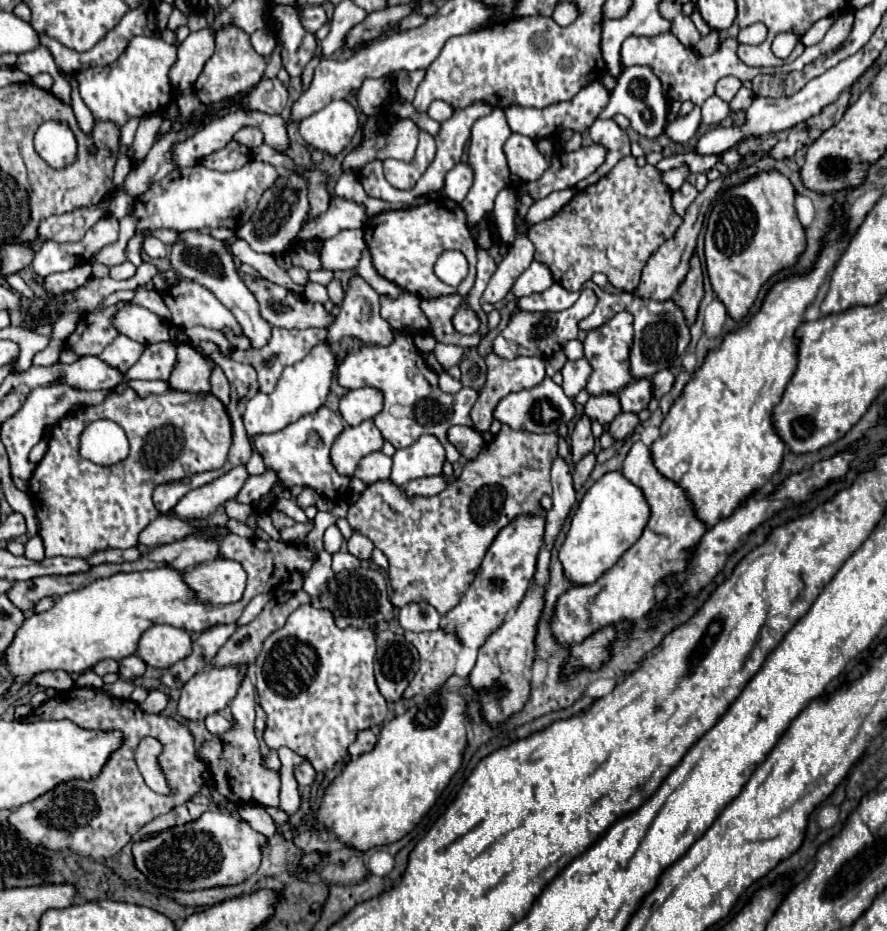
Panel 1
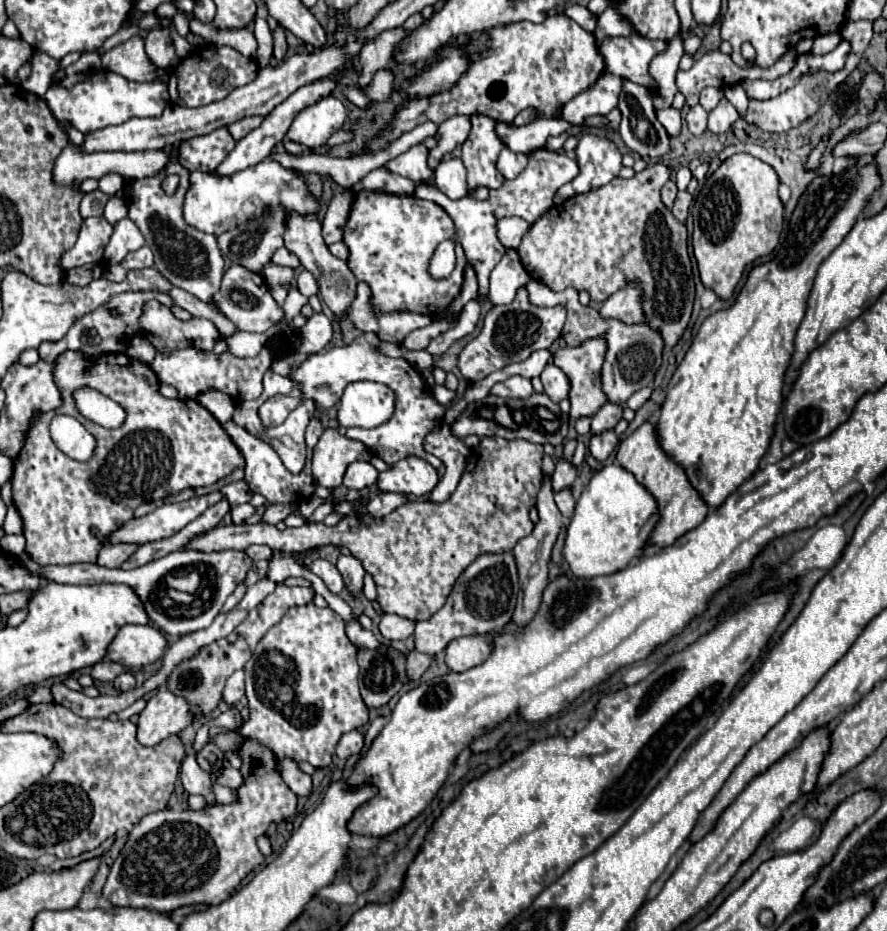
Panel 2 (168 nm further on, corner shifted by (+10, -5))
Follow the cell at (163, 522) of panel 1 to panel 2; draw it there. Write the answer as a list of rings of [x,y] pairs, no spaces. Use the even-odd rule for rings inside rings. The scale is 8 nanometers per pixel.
[[[106,544],[98,554],[98,564],[106,568],[120,568],[136,548],[138,544]]]

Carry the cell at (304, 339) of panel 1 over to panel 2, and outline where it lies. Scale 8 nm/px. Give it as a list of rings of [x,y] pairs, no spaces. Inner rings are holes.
[[[264,346],[254,358],[236,358],[230,352],[216,356],[212,352],[204,352],[198,348],[182,348],[168,354],[156,352],[156,358],[150,364],[150,368],[154,370],[156,378],[162,384],[168,384],[178,390],[180,400],[196,398],[206,390],[218,390],[238,402],[238,400],[254,400],[262,394],[262,376],[278,356],[280,350],[274,346]]]

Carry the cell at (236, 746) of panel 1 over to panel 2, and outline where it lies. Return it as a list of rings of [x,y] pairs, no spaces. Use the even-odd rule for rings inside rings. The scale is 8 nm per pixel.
[[[236,670],[236,672],[228,678],[228,682],[226,682],[222,700],[224,700],[228,706],[232,706],[232,704],[236,704],[242,696],[244,696],[244,670]]]

